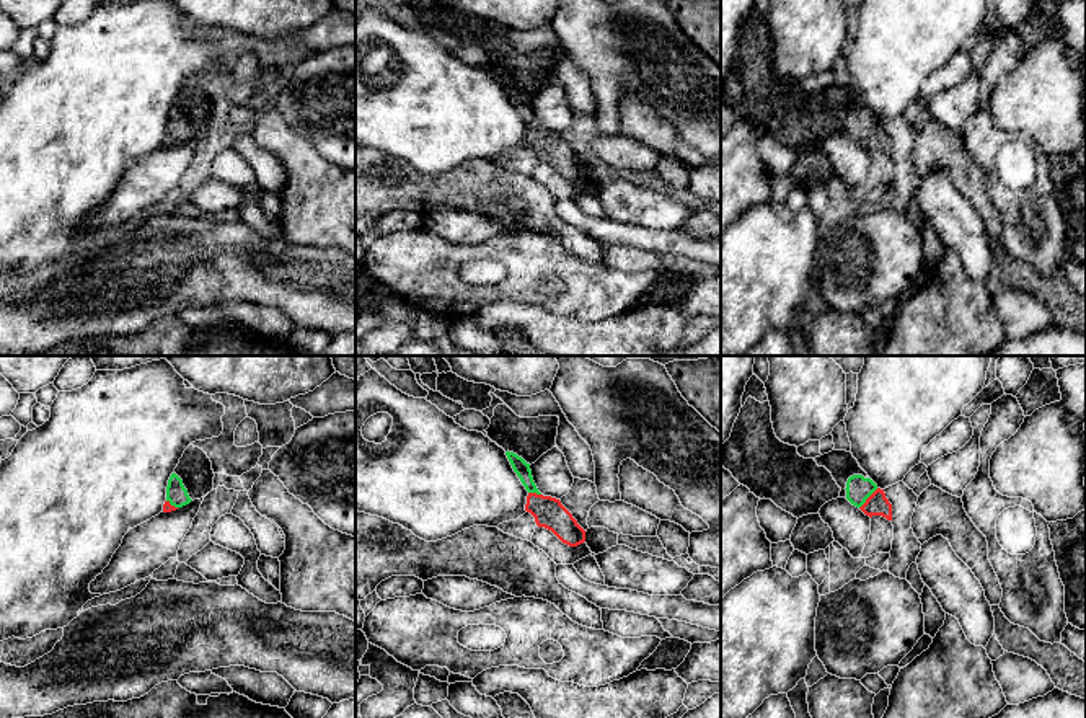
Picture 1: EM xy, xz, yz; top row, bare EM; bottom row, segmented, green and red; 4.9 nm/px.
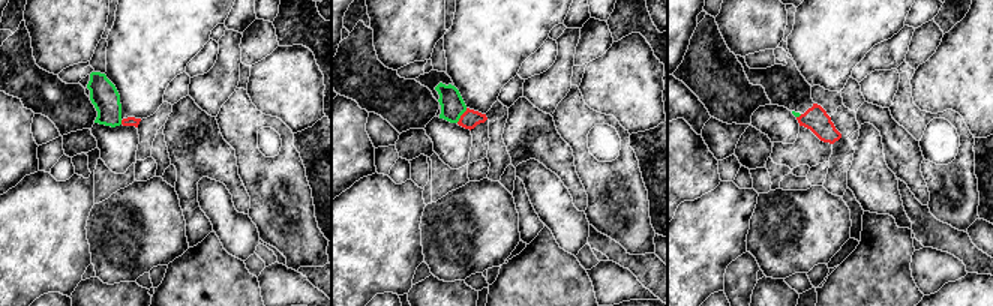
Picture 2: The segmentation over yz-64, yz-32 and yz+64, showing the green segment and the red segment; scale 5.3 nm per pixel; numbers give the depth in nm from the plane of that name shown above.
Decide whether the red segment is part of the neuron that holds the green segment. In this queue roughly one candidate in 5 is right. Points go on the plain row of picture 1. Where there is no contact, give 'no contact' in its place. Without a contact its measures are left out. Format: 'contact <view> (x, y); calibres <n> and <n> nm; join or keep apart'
contact yz (868, 131); calibres 130 and 110 nm; join

